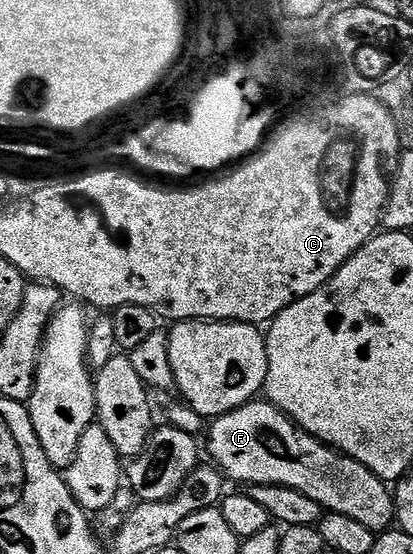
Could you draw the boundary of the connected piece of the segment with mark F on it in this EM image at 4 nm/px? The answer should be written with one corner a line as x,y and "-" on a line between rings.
255,399
225,413
222,417
213,418
210,425
210,457
209,460
220,470
223,478
243,481
246,487
252,485
283,485
292,487
292,491
300,491
300,495
308,495
308,499
316,499
323,510
349,515
364,523
375,535
381,535
395,524
394,495
387,482
380,480
368,467
364,467
356,459
347,457
331,449
322,441
308,435
291,417
280,412
275,405
265,399

